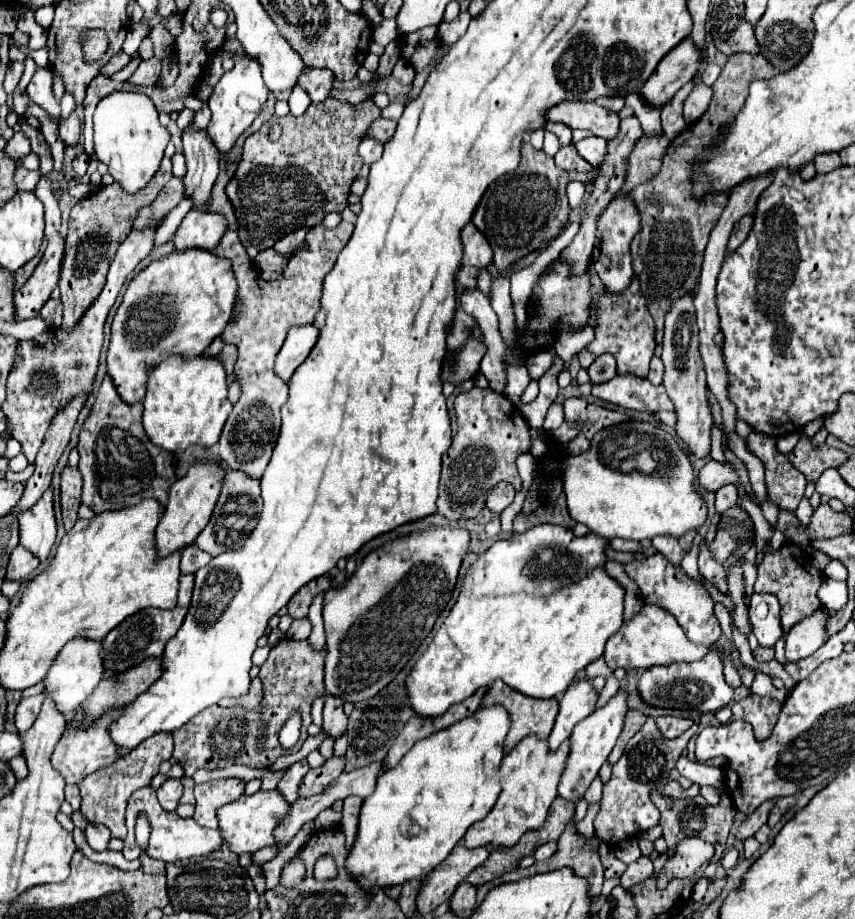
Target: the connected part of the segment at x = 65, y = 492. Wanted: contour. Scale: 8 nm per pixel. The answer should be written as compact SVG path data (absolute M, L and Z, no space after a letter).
M65 466L61 472L61 514L65 530L77 522L77 508L81 506L81 472L75 466Z

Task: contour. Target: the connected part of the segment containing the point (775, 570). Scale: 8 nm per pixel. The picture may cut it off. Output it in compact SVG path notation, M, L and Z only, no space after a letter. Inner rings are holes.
M749 496L743 498L741 508L745 508L749 512L749 516L753 518L757 552L763 550L763 560L761 560L759 570L757 570L757 582L755 582L754 591L771 592L779 598L779 602L781 602L781 626L783 626L783 630L787 630L787 628L795 626L797 622L801 622L801 618L805 618L807 614L813 614L813 610L819 610L819 598L817 598L819 570L813 568L809 562L805 562L805 566L803 566L803 558L809 558L809 556L801 548L797 548L795 544L781 546L779 550L771 548L771 536L773 536L775 528L763 518L761 508L755 506L749 500Z

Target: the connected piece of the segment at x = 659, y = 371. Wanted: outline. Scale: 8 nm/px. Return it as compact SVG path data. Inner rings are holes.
M653 356L651 358L651 370L649 370L649 376L647 376L647 380L651 382L651 384L661 384L661 378L664 375L664 365L659 358L659 356Z

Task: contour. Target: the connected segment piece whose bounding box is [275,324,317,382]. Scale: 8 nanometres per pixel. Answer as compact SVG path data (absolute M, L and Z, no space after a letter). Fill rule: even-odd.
M307 324L307 326L291 328L283 348L277 354L275 374L283 382L289 382L289 378L293 376L297 366L303 364L303 360L309 356L309 352L315 346L315 342L317 342L317 328L315 326Z

